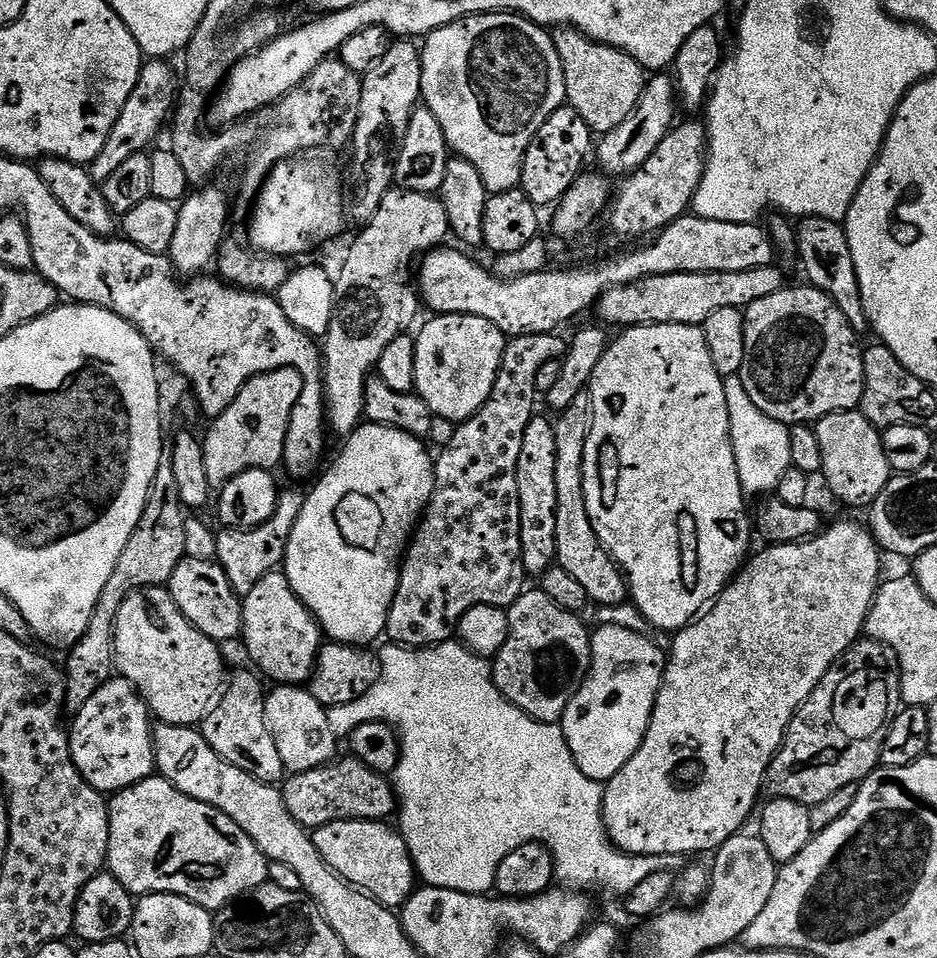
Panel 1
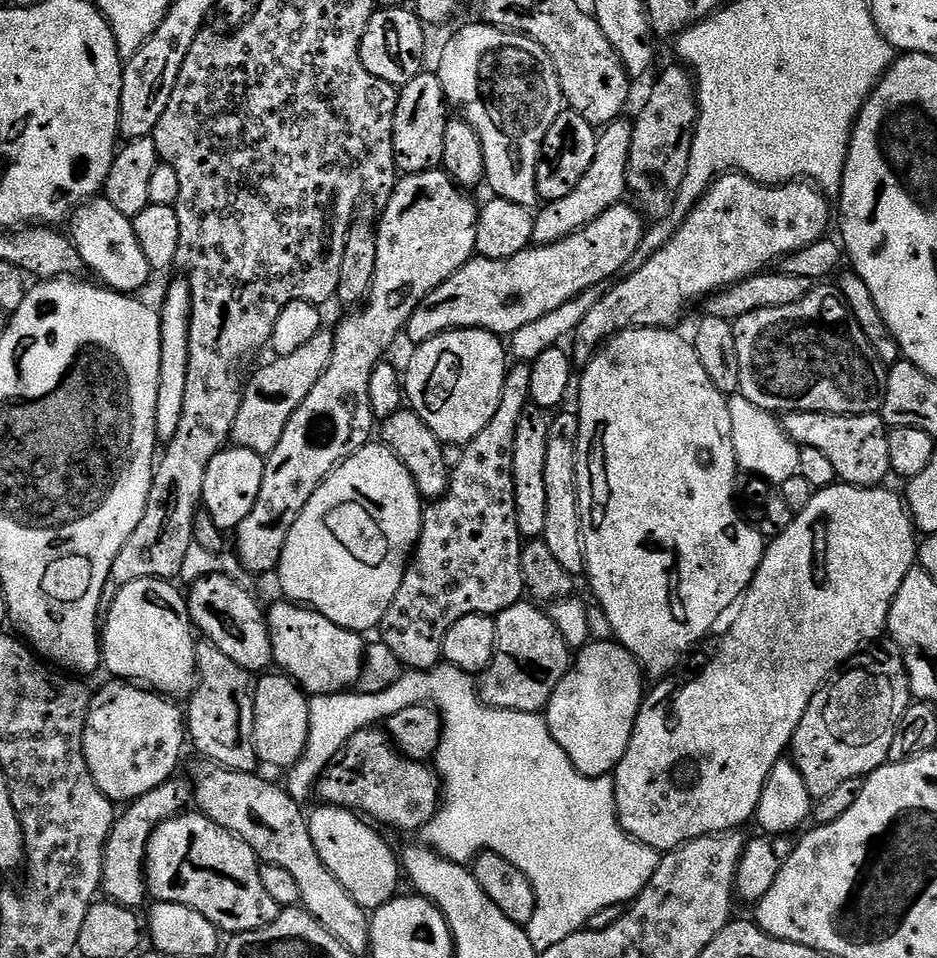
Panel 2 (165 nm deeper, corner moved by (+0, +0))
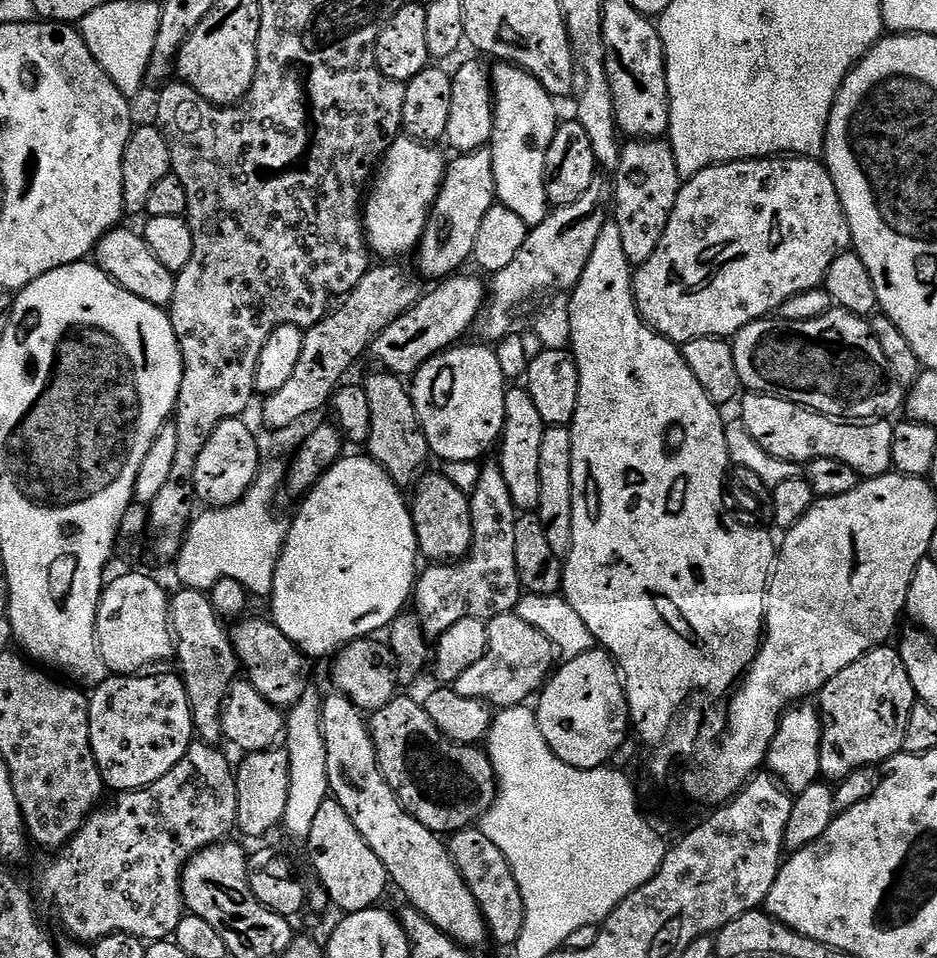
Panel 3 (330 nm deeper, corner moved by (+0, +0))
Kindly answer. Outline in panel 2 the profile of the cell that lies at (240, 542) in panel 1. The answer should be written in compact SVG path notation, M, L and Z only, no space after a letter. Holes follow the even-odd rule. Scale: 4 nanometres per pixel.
M433 170L431 172L414 172L404 174L397 179L396 188L392 192L392 197L389 198L387 204L383 205L380 216L380 224L376 228L376 245L378 246L378 262L374 266L374 282L372 290L368 293L366 303L353 316L348 316L341 322L337 328L334 328L334 354L330 366L324 368L322 378L318 378L318 382L314 382L314 390L310 390L310 394L306 394L306 402L302 402L302 406L298 406L298 410L290 418L290 422L286 422L286 430L282 430L282 438L278 442L276 449L271 452L264 461L264 477L262 478L262 491L258 494L258 502L254 502L254 510L250 510L250 515L244 519L238 527L234 529L236 536L236 546L234 552L239 557L242 568L248 573L258 574L258 572L275 573L280 566L280 559L284 553L286 546L286 538L290 534L290 526L294 526L294 522L298 522L298 518L302 514L302 510L306 510L306 502L310 502L310 498L314 494L314 490L318 490L318 486L322 486L324 479L333 472L337 466L346 458L353 456L356 451L369 443L374 436L374 425L377 423L377 418L372 413L370 406L370 374L374 374L374 366L378 366L385 359L384 351L395 342L396 339L401 339L402 333L408 327L408 319L410 314L414 314L414 310L418 306L418 302L422 302L422 298L426 298L426 294L430 294L438 286L442 286L442 282L446 282L446 278L453 276L456 271L464 265L467 260L473 259L477 255L476 251L476 218L478 215L478 204L471 200L469 193L461 188L459 184L448 177L447 172L443 170Z

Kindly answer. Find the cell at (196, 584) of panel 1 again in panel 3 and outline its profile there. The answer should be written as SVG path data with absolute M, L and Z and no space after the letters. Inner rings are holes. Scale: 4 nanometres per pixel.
M240 618L231 625L232 648L236 651L236 658L243 675L266 698L281 710L295 707L302 698L302 694L309 691L308 668L306 657L296 648L278 626L264 620L246 620Z

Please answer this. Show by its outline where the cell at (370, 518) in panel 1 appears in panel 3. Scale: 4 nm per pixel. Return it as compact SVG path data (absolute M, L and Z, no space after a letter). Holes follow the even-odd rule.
M361 454L361 456L347 456L345 455L337 460L335 464L330 465L324 471L320 481L313 486L311 492L299 501L299 504L301 503L300 509L297 510L296 517L290 520L288 524L288 534L284 537L284 549L274 574L274 586L270 597L270 603L272 603L271 623L276 624L278 630L282 630L282 634L286 634L286 638L290 638L290 642L308 658L328 655L328 657L331 657L339 652L344 645L350 643L351 640L372 638L380 634L376 632L382 631L384 627L387 629L405 611L405 609L403 610L404 603L407 600L409 603L418 575L418 567L416 568L416 560L418 561L416 531L412 521L412 510L405 493L392 481L390 474L386 474L384 467L376 463L375 460L364 454Z

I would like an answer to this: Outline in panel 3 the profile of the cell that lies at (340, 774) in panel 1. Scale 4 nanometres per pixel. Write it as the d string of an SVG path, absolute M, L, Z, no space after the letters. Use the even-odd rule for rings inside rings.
M397 695L379 712L371 713L370 731L390 790L394 790L400 805L431 832L451 834L473 827L492 808L497 793L496 775L487 751L471 744L456 744L443 736L430 722L419 699Z

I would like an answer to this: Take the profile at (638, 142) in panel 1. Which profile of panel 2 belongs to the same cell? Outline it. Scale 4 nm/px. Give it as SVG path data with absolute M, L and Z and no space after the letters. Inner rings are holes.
M621 118L613 124L607 125L599 133L596 149L594 150L594 162L590 162L590 170L582 174L582 182L566 194L566 198L547 201L535 213L534 230L532 231L532 244L553 244L578 230L585 228L594 218L606 214L610 206L621 203L628 192L628 159L632 146L632 127L627 119Z

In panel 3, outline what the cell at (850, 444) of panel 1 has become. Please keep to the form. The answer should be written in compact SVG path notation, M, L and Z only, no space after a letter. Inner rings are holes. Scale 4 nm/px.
M748 392L739 404L738 419L744 423L744 429L754 442L758 442L758 446L762 446L762 450L766 450L766 454L774 458L801 466L818 458L834 458L838 462L846 462L846 466L864 478L885 476L892 468L894 424L891 419L867 422L837 420L835 416L824 416L821 412L786 402L777 396L764 396L760 392Z

